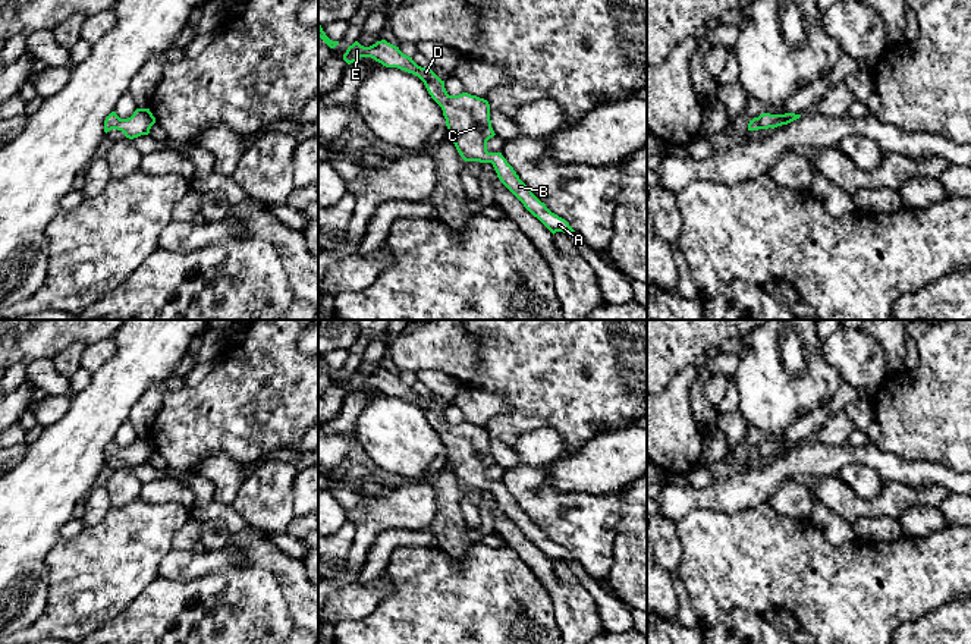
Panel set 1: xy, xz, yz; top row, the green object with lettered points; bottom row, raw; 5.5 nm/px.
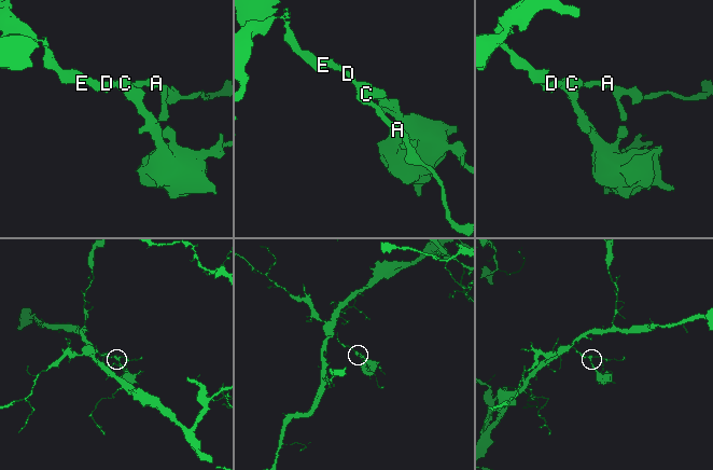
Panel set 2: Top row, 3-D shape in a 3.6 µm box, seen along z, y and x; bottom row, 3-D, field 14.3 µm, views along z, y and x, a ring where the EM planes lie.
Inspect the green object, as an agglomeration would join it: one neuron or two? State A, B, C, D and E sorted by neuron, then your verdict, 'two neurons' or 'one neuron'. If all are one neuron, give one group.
groups A B C D E; one neuron

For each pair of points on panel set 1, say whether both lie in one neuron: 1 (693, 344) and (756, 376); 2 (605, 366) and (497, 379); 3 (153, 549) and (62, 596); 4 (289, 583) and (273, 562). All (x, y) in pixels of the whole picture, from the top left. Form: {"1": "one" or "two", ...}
{"1": "two", "2": "one", "3": "one", "4": "one"}

